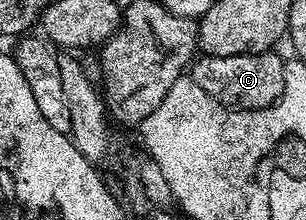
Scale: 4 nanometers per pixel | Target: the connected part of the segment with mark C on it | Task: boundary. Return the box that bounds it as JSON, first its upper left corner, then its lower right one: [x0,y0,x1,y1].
[192,51,286,108]

